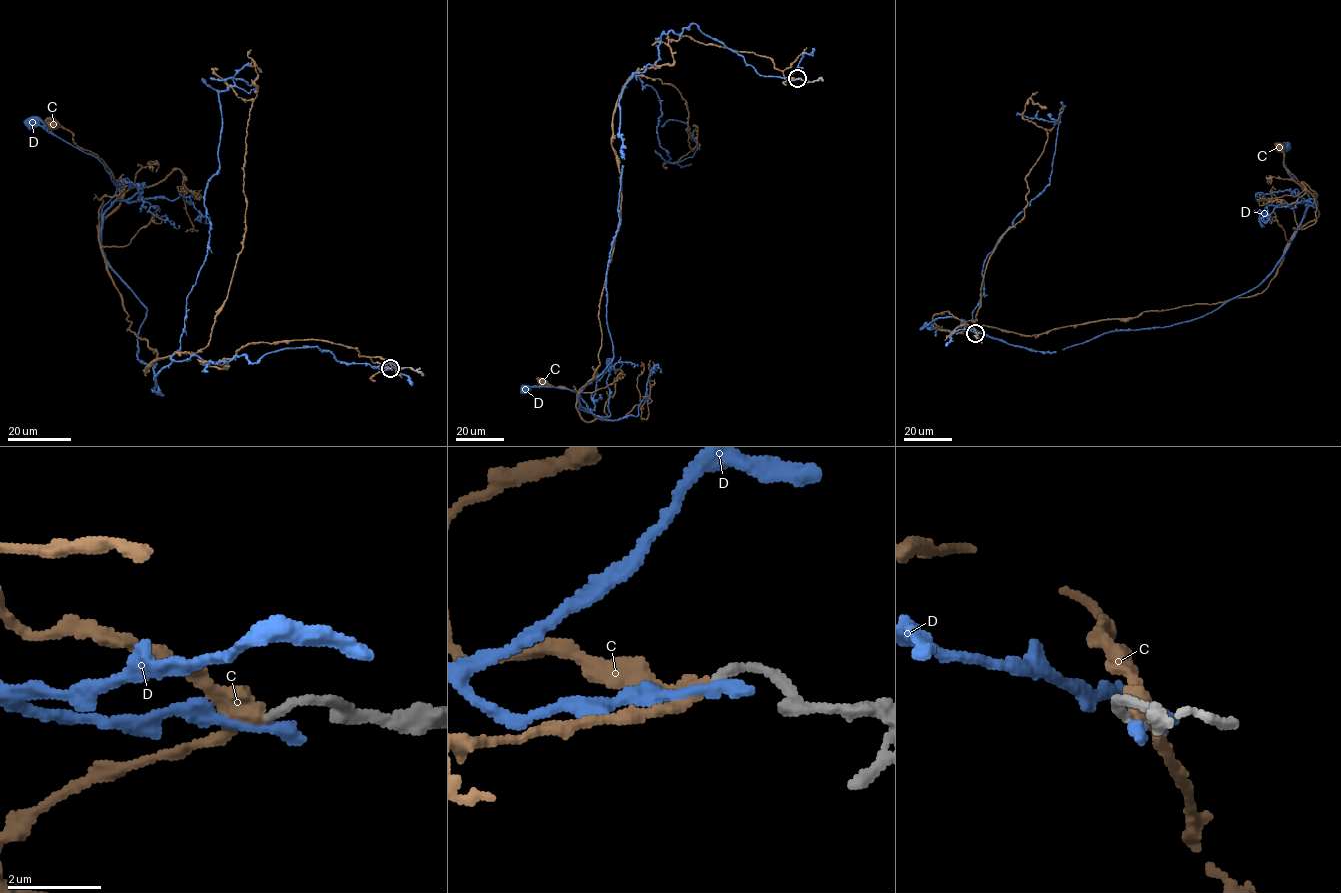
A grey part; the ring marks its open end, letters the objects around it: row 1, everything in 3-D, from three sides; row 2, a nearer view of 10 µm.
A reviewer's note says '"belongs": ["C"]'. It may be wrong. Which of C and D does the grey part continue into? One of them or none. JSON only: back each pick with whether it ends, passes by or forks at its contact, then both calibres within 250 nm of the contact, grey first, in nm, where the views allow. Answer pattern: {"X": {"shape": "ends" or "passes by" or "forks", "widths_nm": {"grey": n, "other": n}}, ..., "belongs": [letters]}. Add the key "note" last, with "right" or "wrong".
{"C": {"shape": "passes by", "widths_nm": {"grey": 200, "other": 360}}, "belongs": ["C"], "note": "right"}

